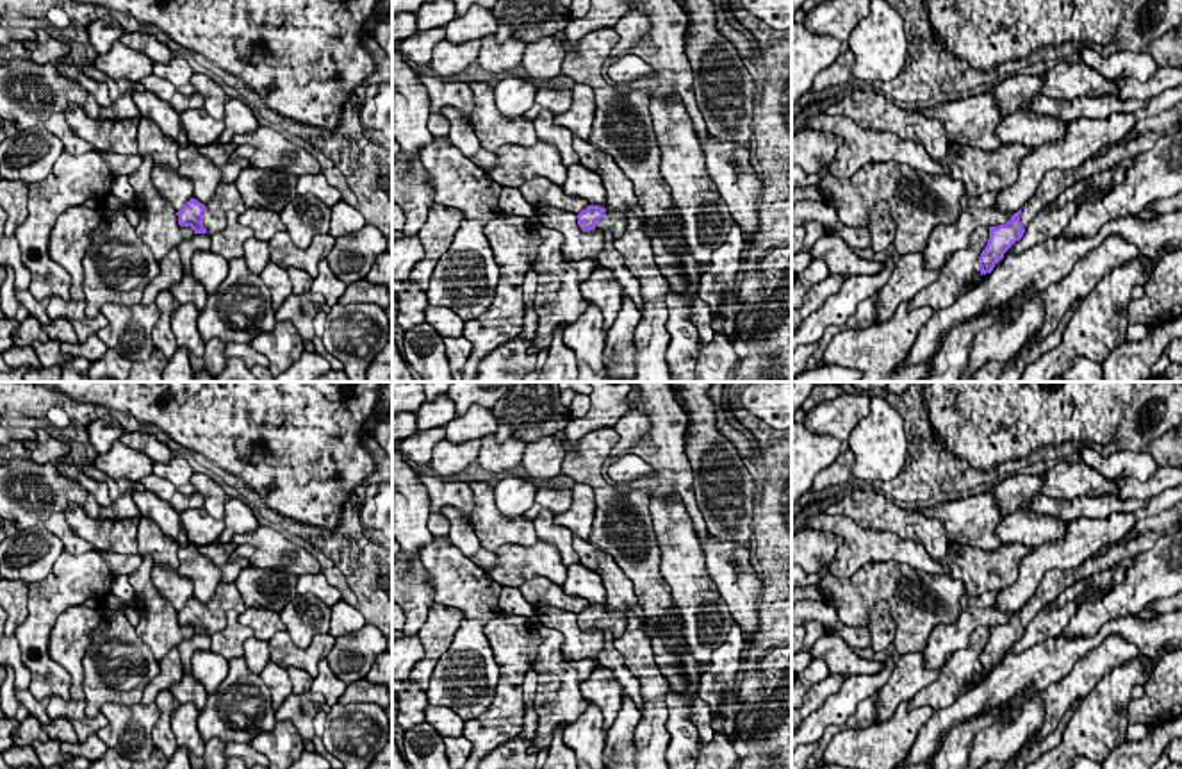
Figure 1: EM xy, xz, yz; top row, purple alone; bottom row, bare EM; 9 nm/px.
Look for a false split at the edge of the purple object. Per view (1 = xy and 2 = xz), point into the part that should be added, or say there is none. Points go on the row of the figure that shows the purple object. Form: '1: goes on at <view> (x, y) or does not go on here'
1: goes on at xy (214, 222)
2: goes on at xz (615, 223)

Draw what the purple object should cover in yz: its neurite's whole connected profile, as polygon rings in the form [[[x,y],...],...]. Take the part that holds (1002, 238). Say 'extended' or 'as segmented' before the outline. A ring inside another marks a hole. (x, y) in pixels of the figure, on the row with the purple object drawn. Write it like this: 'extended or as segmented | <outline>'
extended | [[[1146,128],[1132,139],[1121,139],[1118,145],[1111,146],[1105,155],[1084,161],[1079,168],[1047,171],[1034,196],[1023,209],[1014,212],[1006,225],[989,227],[988,244],[979,257],[981,275],[991,273],[1004,259],[1004,253],[1023,237],[1027,225],[1068,187],[1096,173],[1107,171],[1125,159],[1134,159],[1137,153],[1152,150],[1161,136],[1161,132]]]

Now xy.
extended | [[[194,196],[176,212],[180,227],[191,227],[194,234],[216,234],[226,228],[226,212],[210,211]]]

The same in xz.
extended | [[[588,205],[578,214],[578,225],[583,232],[599,230],[622,236],[628,228],[628,219],[620,212],[610,214],[604,207]]]

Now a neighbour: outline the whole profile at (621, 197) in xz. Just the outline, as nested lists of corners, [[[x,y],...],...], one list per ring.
[[[574,134],[572,146],[579,162],[601,177],[606,191],[606,211],[610,214],[620,212],[622,216],[633,212],[644,223],[644,211],[638,205],[633,182],[624,175],[617,162],[606,152]]]

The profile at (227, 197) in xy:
[[[218,184],[214,198],[207,205],[210,211],[235,211],[237,214],[242,214],[246,211],[244,200],[235,187],[235,184]]]

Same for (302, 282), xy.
[[[287,268],[291,284],[292,284],[292,294],[303,294],[310,293],[314,278],[298,268]]]

